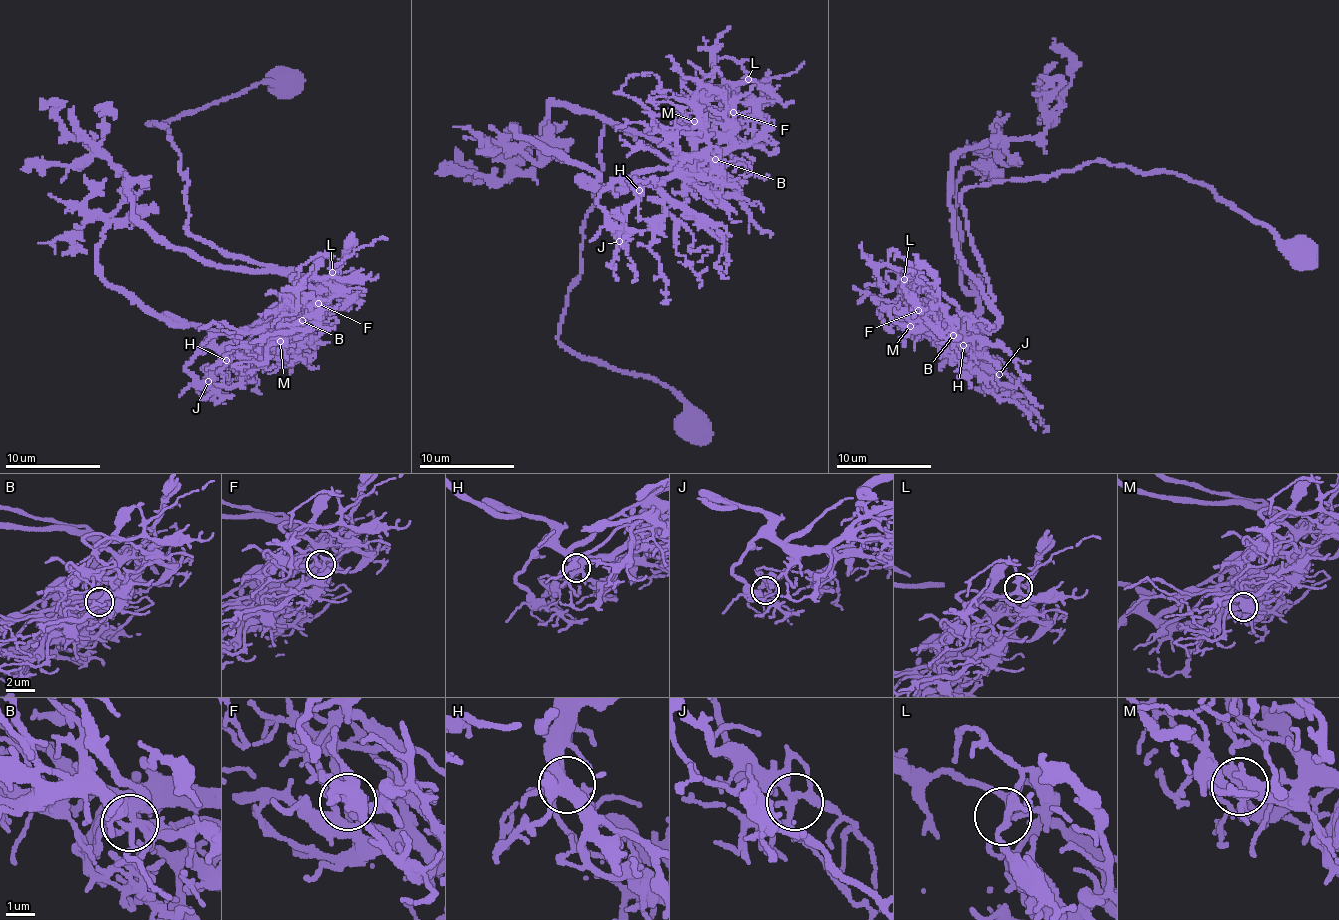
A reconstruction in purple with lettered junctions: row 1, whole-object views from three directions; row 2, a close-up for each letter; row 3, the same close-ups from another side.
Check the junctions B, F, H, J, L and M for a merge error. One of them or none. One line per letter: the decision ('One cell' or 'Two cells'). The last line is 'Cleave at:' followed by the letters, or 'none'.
B: Two cells
F: One cell
H: One cell
J: One cell
L: One cell
M: One cell
Cleave at: B

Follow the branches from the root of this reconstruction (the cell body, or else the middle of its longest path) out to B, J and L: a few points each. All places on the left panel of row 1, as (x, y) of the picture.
B: (283, 79), (148, 126), (168, 128), (181, 158), (188, 231), (296, 278), (279, 317), (302, 321)
J: (283, 79), (148, 123), (168, 128), (181, 158), (188, 231), (298, 281), (269, 335), (208, 381)
L: (283, 79), (148, 126), (168, 128), (181, 158), (188, 231), (298, 281), (279, 317), (332, 272)

